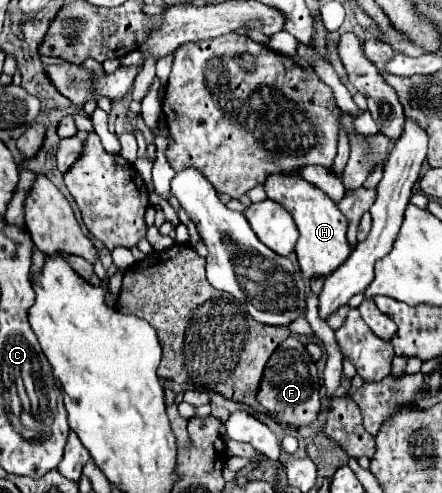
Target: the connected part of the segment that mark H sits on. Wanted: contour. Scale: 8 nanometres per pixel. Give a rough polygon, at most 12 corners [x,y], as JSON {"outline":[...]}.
{"outline":[[297,172],[269,174],[267,198],[293,214],[305,278],[351,254],[347,220]]}

